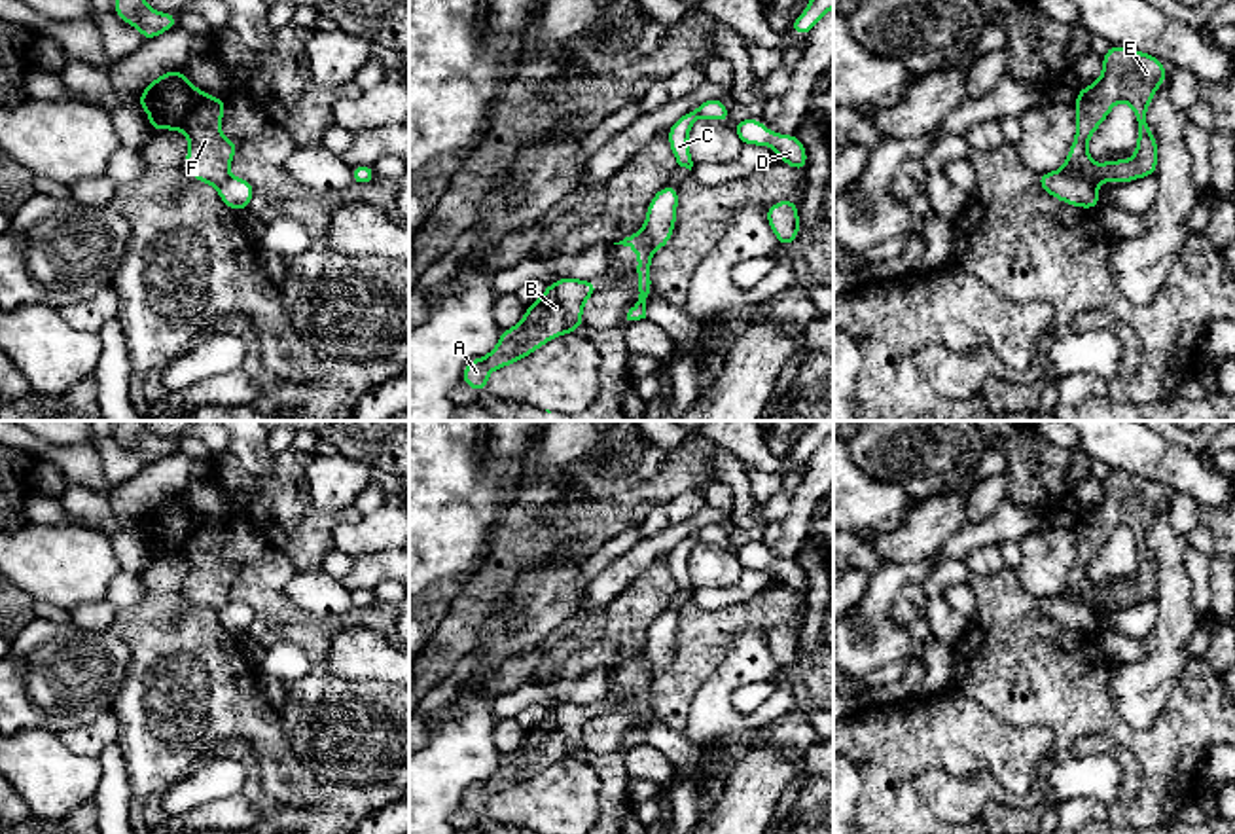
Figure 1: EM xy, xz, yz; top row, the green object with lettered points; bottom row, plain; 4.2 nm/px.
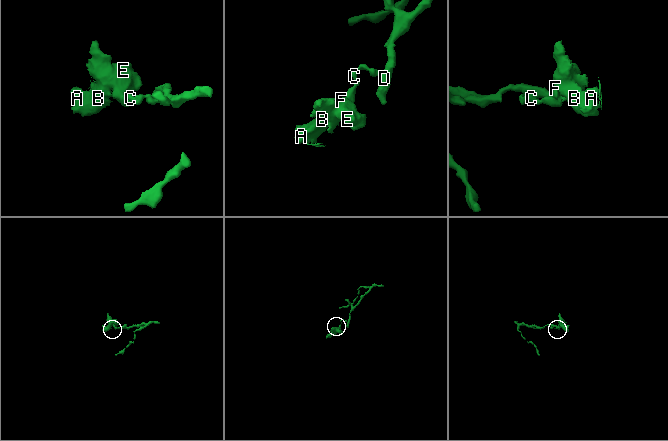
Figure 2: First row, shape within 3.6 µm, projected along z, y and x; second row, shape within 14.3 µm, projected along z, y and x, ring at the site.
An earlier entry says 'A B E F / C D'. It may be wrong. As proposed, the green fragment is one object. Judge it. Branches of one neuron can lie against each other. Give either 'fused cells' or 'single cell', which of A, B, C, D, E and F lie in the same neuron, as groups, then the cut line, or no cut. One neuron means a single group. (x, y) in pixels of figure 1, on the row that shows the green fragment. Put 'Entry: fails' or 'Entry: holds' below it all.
fused cells; A B E F / C D; cut in yz along (1063, 169), (1086, 179), (1095, 188)
Entry: holds

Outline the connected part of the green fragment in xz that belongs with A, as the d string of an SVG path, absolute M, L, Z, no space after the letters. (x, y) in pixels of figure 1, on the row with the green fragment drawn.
M564 277L547 284L547 290L527 307L523 320L502 330L492 353L464 366L462 383L481 394L487 390L487 377L492 370L532 354L538 347L566 332L578 334L578 328L585 324L582 307L595 292L599 292L597 281Z

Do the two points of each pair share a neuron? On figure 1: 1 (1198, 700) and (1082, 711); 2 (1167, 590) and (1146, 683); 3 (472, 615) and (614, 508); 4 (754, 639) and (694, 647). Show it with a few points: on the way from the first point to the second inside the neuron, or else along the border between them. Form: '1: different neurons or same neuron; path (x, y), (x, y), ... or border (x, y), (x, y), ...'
1: same neuron; path (1169, 728), (1160, 738), (1129, 738), (1110, 725)
2: same neuron; path (1169, 613), (1165, 660)
3: same neuron; path (499, 577), (536, 539), (559, 531), (576, 531)
4: different neurons; border (764, 634), (743, 630), (722, 662), (707, 677)

